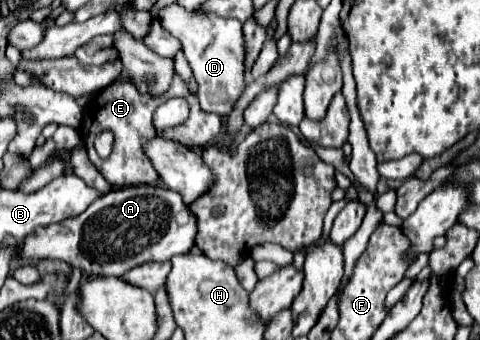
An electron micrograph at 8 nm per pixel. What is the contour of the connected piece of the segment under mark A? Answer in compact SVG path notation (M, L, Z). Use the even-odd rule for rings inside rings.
M145 184L145 186L113 188L107 196L91 204L83 214L69 218L65 222L47 226L45 230L37 230L35 236L29 236L21 242L19 250L21 250L21 256L29 260L61 258L67 264L83 270L85 274L123 276L127 270L141 266L145 262L165 262L175 254L189 254L191 248L195 246L195 234L197 234L197 218L195 214L191 214L183 198L179 198L179 194L159 184Z

